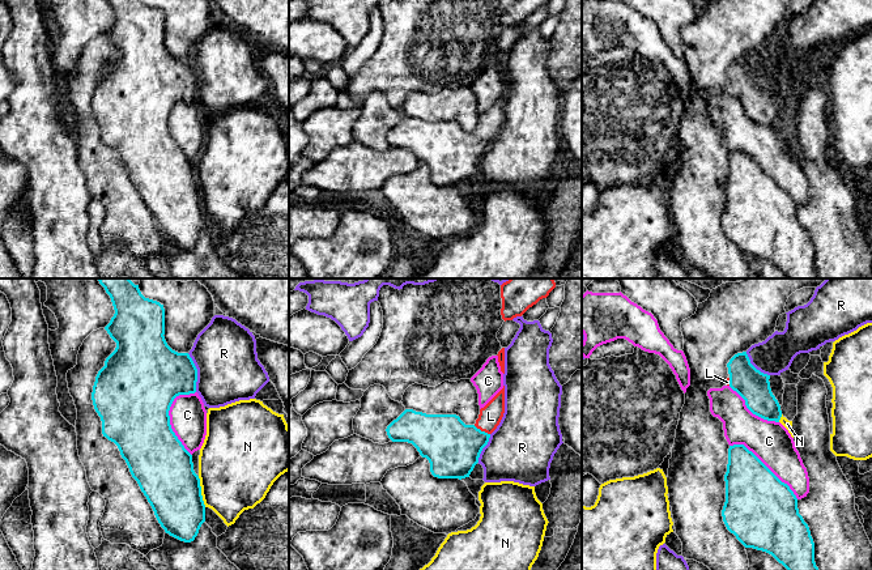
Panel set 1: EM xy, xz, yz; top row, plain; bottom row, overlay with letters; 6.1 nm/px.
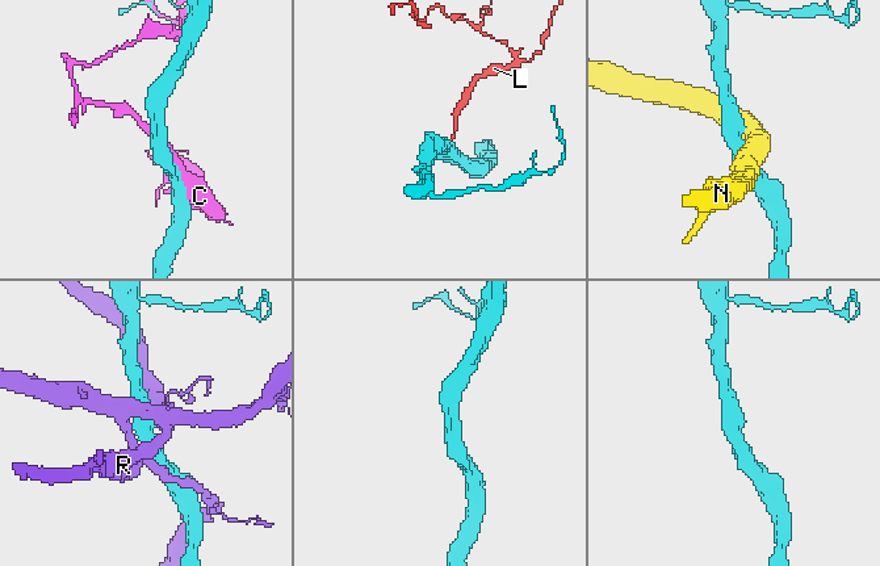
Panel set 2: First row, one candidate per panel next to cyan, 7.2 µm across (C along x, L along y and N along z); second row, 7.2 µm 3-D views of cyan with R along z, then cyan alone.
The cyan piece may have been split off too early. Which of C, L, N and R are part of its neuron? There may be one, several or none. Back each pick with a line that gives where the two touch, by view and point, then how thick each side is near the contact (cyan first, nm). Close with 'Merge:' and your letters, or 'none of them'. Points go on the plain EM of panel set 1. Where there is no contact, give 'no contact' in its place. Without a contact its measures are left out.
L: contact xz (480, 137); calibres 340 and 140 nm
Merge: L

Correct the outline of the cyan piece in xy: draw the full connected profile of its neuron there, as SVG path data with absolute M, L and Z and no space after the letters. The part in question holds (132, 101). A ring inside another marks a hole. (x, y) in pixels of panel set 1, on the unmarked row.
M141 0L107 1L115 21L105 37L116 50L116 55L98 78L92 99L94 116L102 128L102 141L118 153L132 184L137 188L165 239L180 248L191 250L205 229L205 212L200 186L193 178L192 162L173 139L169 118L176 103L196 99L197 76L188 60L178 60L167 52L163 43L163 12L145 5Z

